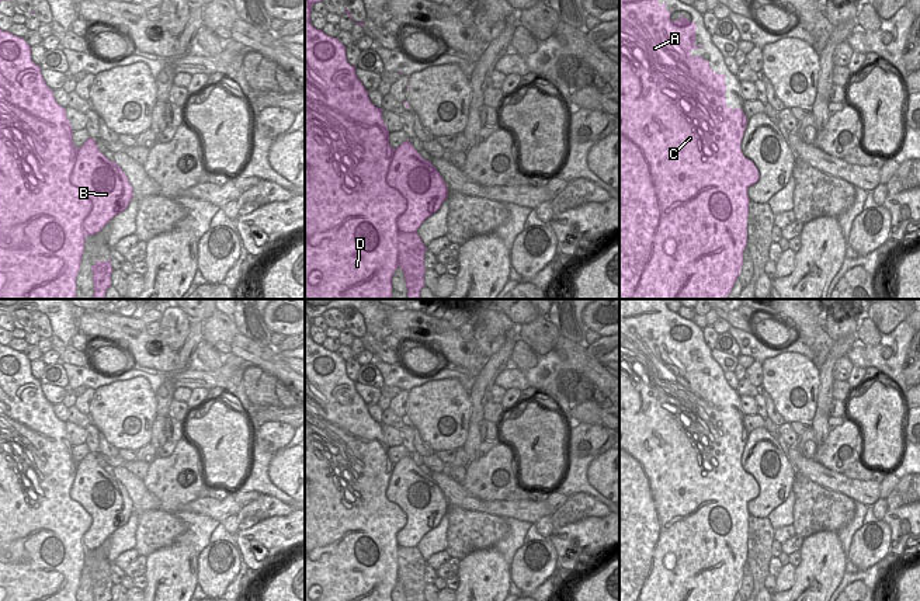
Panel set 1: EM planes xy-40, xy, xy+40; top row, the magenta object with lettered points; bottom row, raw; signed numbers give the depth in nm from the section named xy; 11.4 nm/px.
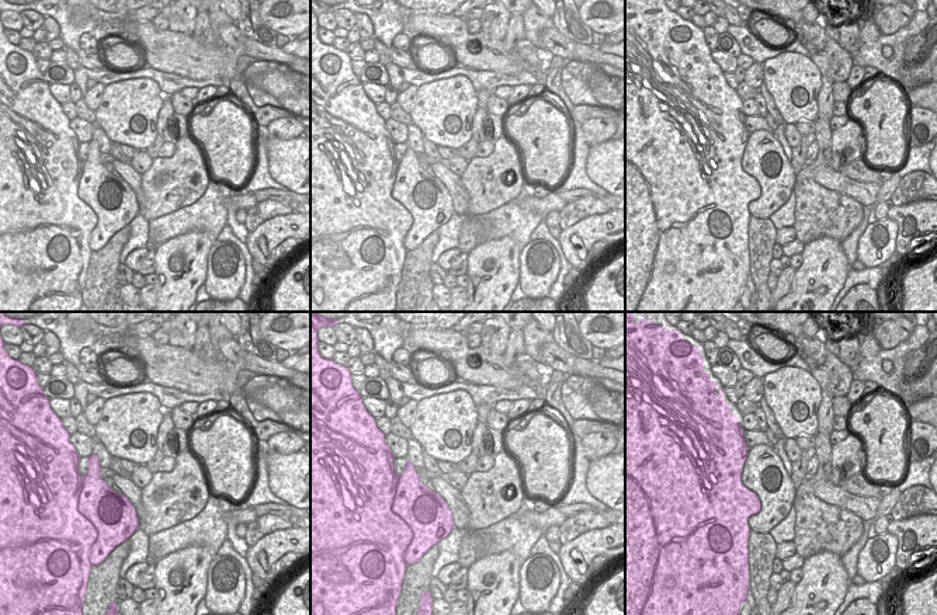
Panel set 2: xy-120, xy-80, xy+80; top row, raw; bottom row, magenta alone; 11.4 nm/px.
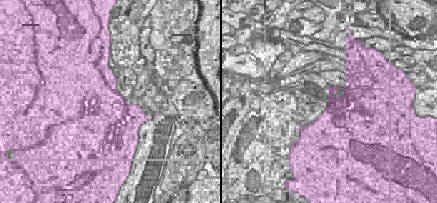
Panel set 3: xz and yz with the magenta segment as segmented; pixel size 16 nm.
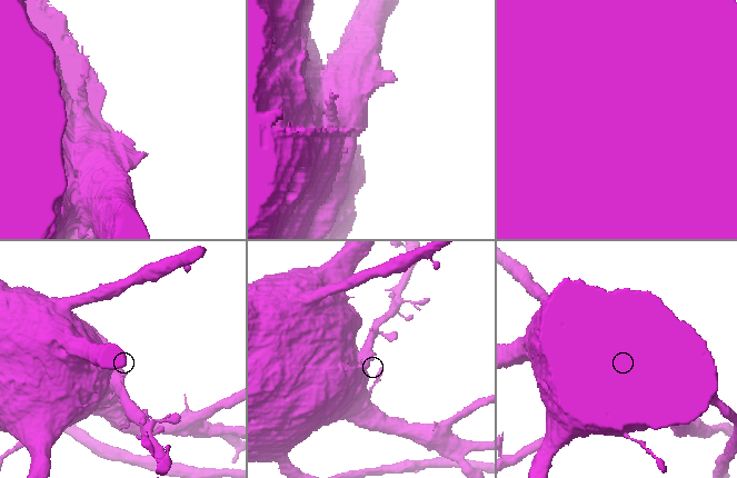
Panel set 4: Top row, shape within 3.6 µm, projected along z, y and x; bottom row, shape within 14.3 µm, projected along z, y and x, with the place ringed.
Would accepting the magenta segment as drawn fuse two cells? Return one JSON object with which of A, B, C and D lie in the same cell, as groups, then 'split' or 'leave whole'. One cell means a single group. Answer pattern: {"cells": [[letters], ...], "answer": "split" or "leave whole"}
{"cells": [["A", "C", "D"], ["B"]], "answer": "split"}

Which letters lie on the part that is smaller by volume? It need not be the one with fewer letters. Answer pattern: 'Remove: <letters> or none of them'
Remove: B

